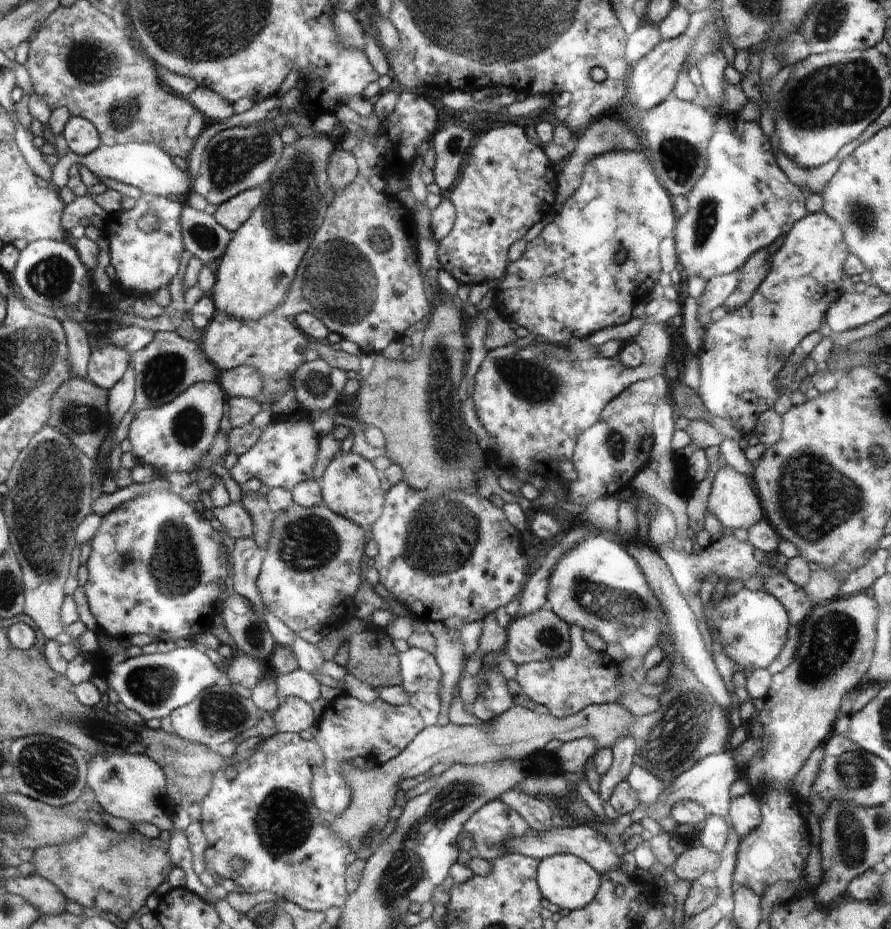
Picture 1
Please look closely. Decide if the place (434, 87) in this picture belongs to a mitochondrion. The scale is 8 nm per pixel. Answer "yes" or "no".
no

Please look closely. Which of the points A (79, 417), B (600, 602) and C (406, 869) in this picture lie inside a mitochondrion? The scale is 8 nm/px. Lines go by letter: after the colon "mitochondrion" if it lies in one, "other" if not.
A: mitochondrion
B: mitochondrion
C: mitochondrion

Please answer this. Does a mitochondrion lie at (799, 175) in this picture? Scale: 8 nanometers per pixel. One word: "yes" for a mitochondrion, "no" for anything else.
no

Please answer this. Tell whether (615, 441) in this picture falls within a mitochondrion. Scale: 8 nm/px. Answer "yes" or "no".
yes

